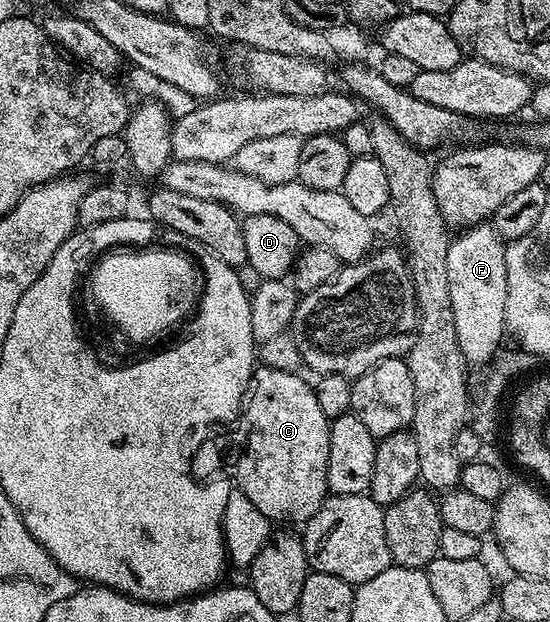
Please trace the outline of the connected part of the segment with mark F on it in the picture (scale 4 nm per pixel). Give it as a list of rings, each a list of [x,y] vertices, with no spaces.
[[[487,222],[460,231],[456,236],[459,237],[456,240],[454,237],[447,246],[445,270],[449,278],[449,302],[453,306],[453,326],[457,326],[457,342],[461,346],[461,354],[468,365],[487,363],[490,365],[504,343],[502,342],[503,332],[508,331],[505,302],[509,294],[509,286],[505,270],[505,254],[507,253],[505,241],[497,234],[494,226]]]

